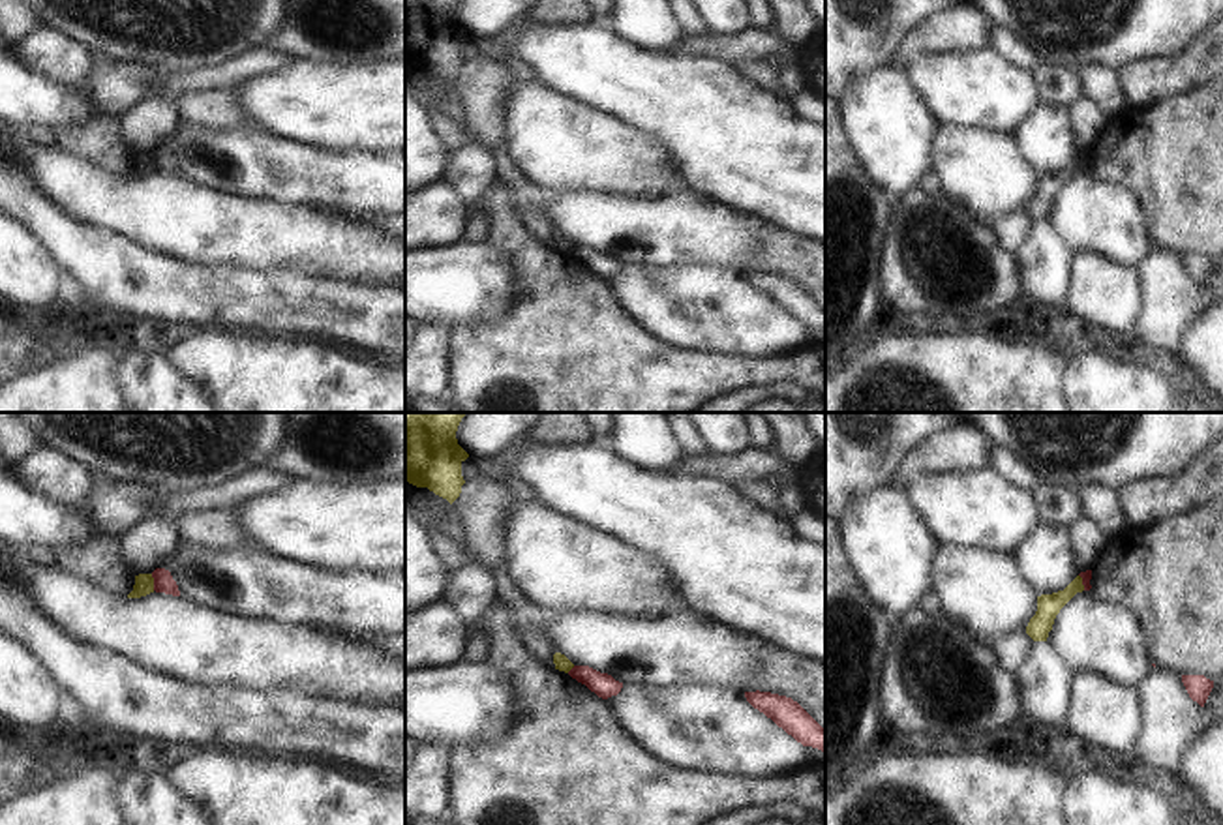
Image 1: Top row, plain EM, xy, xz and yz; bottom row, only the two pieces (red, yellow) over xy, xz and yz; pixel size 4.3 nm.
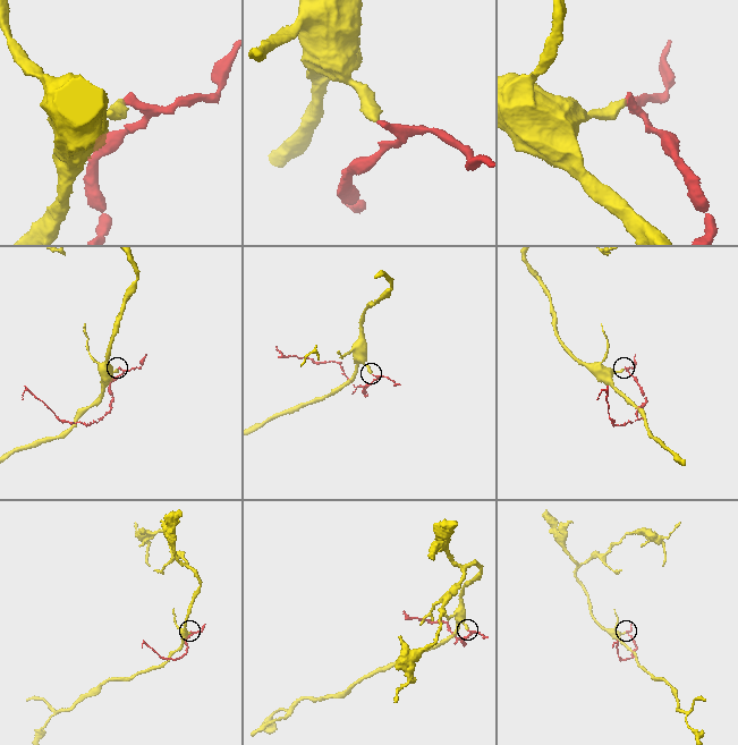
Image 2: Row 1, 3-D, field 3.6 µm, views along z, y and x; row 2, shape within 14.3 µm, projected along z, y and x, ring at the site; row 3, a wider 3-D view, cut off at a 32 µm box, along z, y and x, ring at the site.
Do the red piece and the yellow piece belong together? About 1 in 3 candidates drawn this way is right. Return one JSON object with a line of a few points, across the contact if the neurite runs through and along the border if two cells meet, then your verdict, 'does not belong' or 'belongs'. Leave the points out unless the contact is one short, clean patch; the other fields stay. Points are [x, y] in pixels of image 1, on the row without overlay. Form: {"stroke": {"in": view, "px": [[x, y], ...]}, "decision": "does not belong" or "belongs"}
{"stroke": {"in": "xy", "px": [[150, 154], [154, 169]]}, "decision": "does not belong"}

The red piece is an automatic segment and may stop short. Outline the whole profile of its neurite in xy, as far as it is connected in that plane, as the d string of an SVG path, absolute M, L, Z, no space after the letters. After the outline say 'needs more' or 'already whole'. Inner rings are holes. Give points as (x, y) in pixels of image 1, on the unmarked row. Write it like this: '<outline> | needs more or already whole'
M156 148L152 152L154 158L154 171L156 172L165 172L165 174L173 174L173 176L180 176L178 165L173 159L171 152L165 148Z | already whole

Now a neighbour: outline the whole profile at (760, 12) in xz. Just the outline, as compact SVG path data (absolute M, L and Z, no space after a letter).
M745 0L745 2L748 6L752 28L773 32L773 11L769 2L767 0Z

